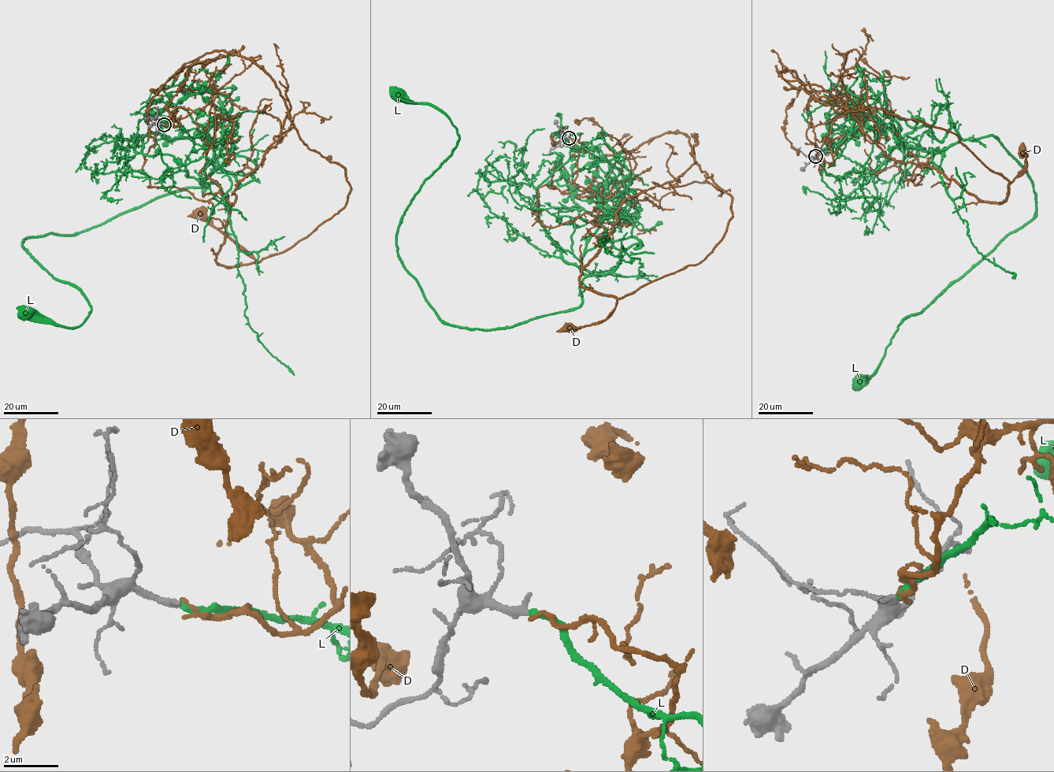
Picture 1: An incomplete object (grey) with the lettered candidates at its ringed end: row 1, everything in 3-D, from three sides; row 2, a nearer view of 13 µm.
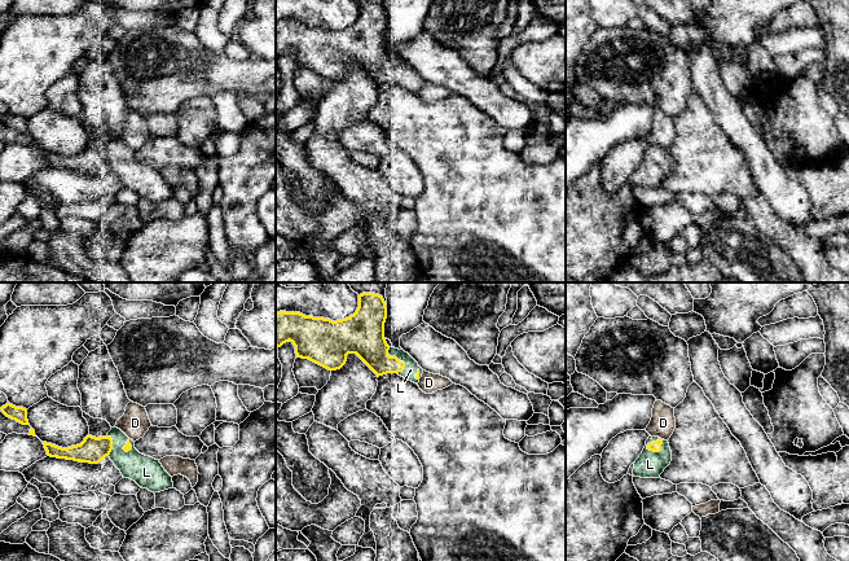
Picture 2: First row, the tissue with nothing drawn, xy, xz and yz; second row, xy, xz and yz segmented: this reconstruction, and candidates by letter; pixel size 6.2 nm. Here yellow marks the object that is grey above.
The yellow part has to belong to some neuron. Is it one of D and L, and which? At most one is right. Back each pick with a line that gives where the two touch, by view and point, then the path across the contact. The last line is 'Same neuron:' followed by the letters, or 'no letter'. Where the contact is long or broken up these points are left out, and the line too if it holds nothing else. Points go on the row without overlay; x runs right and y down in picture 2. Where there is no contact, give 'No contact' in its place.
L: Touches yellow at yz (654, 152). Path across: yz (655, 156), (654, 152), (647, 156), (650, 174)
Same neuron: L

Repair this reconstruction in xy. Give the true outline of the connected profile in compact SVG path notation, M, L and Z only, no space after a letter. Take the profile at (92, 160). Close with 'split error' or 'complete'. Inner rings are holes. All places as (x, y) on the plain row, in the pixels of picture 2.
M111 137L106 146L96 148L88 144L80 154L67 158L47 152L43 154L47 165L57 168L98 174L109 166L124 188L154 203L173 197L172 187L159 170L140 163L135 152L118 137Z; split error

